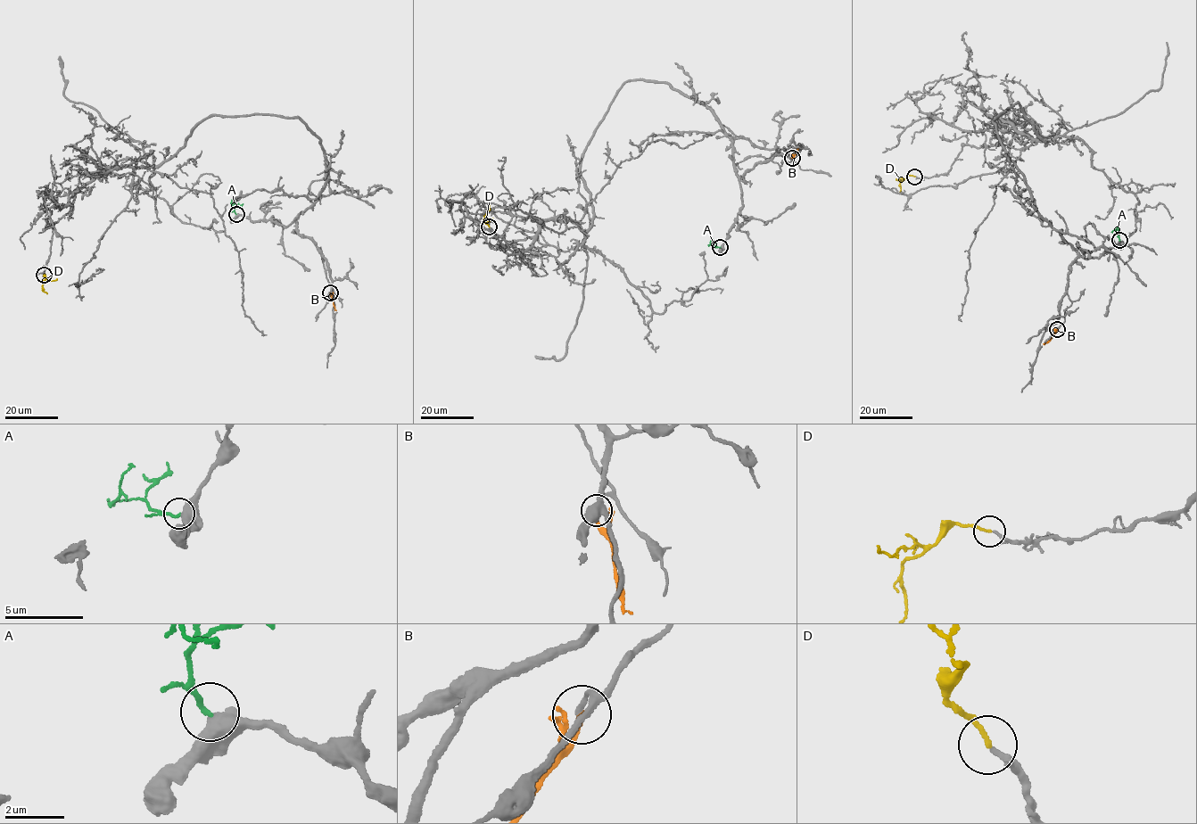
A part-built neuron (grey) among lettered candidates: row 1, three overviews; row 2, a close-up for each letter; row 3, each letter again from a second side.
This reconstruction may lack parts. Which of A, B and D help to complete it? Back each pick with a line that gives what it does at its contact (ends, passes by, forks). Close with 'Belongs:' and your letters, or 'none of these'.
D: it ends
Belongs: D

